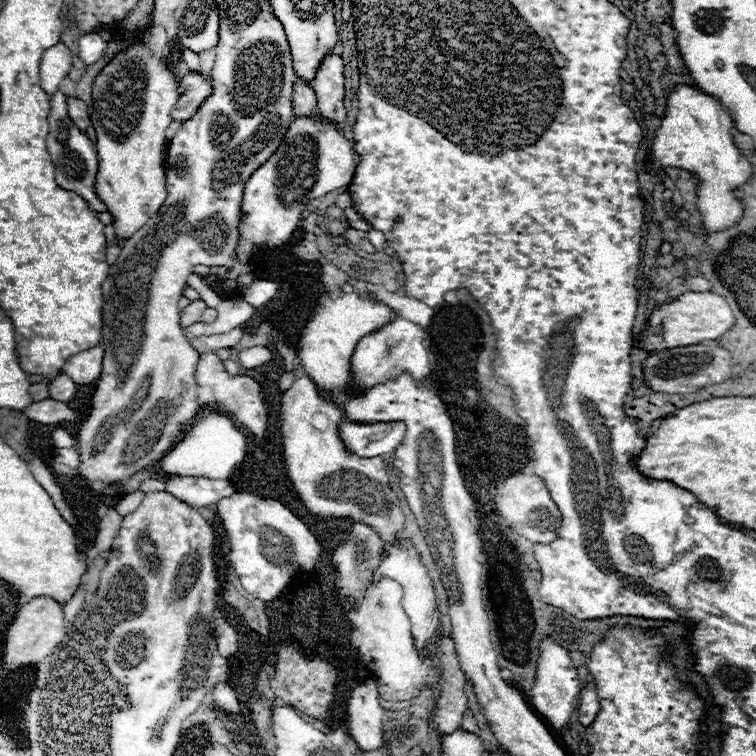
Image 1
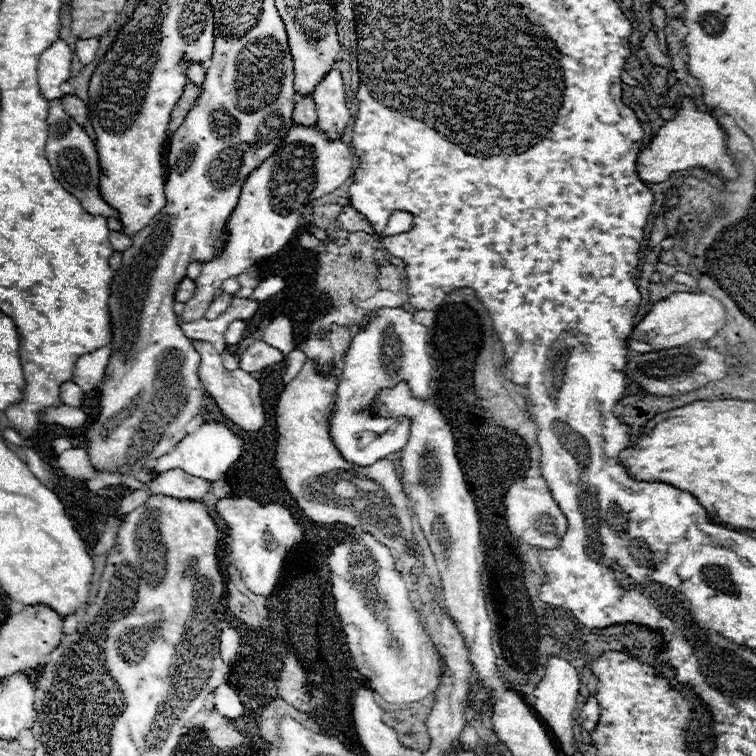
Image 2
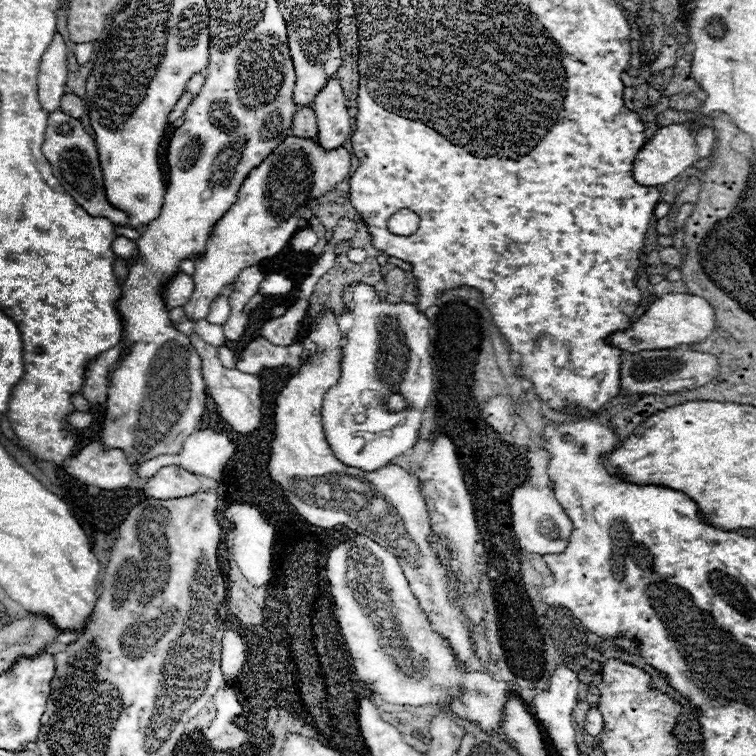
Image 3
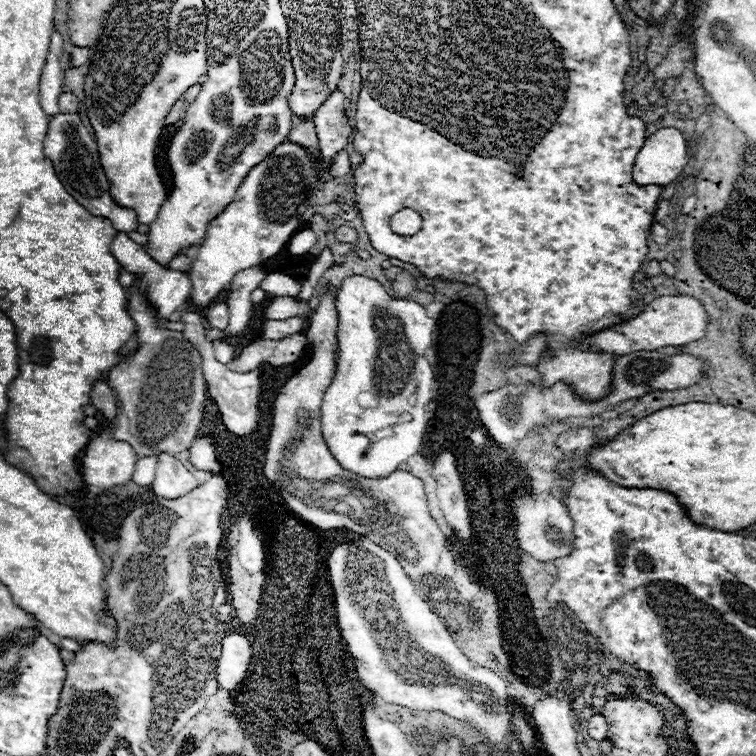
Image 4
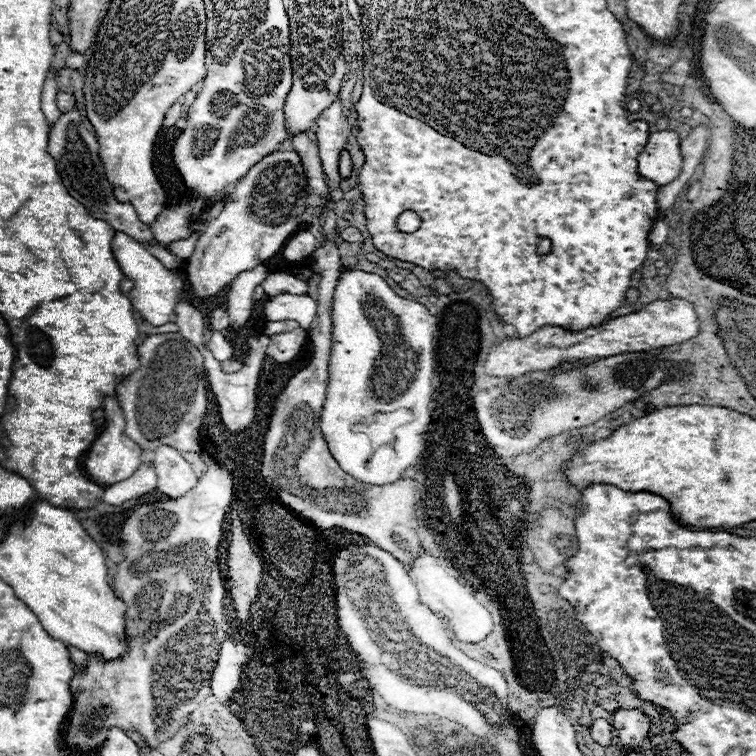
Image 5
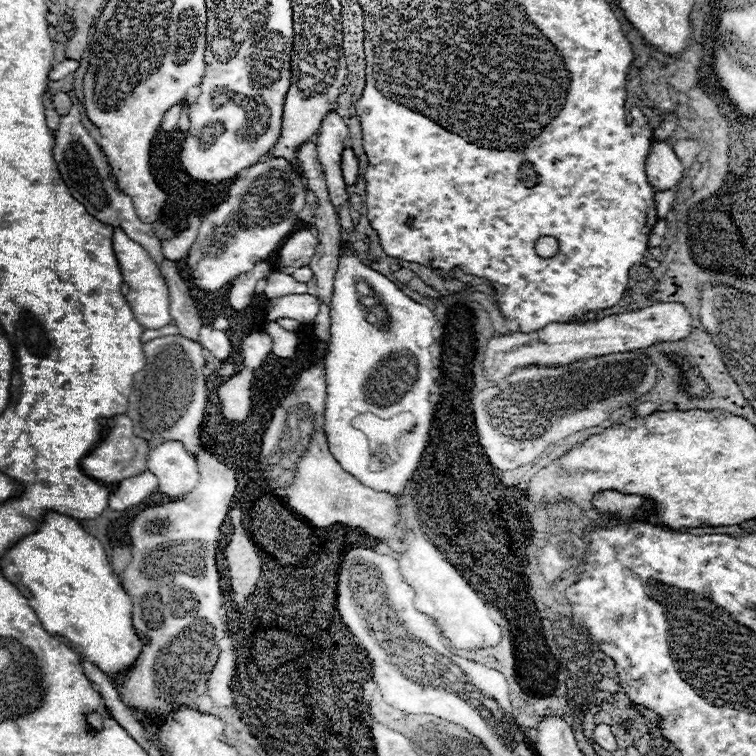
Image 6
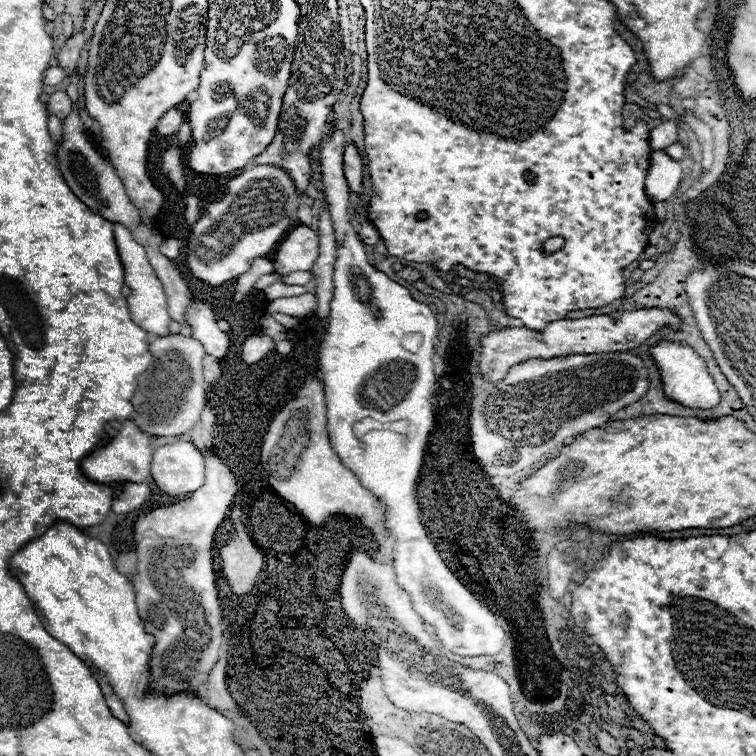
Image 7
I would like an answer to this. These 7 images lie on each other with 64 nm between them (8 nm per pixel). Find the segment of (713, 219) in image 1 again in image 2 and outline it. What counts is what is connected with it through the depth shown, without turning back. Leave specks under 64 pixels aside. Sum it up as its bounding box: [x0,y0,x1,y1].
[636,100,734,184]

